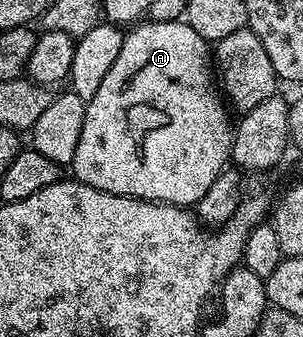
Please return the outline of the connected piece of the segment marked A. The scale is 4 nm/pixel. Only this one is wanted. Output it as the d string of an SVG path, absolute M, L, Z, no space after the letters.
M148 19L129 29L123 34L124 42L121 51L114 59L110 71L106 72L106 77L102 80L98 93L86 102L82 135L78 138L77 150L74 151L70 169L76 172L73 173L75 180L86 183L103 193L113 193L143 201L161 201L163 205L194 207L202 199L202 195L206 195L207 189L214 184L214 179L218 179L218 175L224 172L232 155L234 125L232 121L228 122L229 110L226 108L221 90L214 80L212 66L214 57L210 52L209 42L204 41L202 35L198 35L198 31L194 31L194 27L190 27L188 22L183 19L172 22L158 22Z

